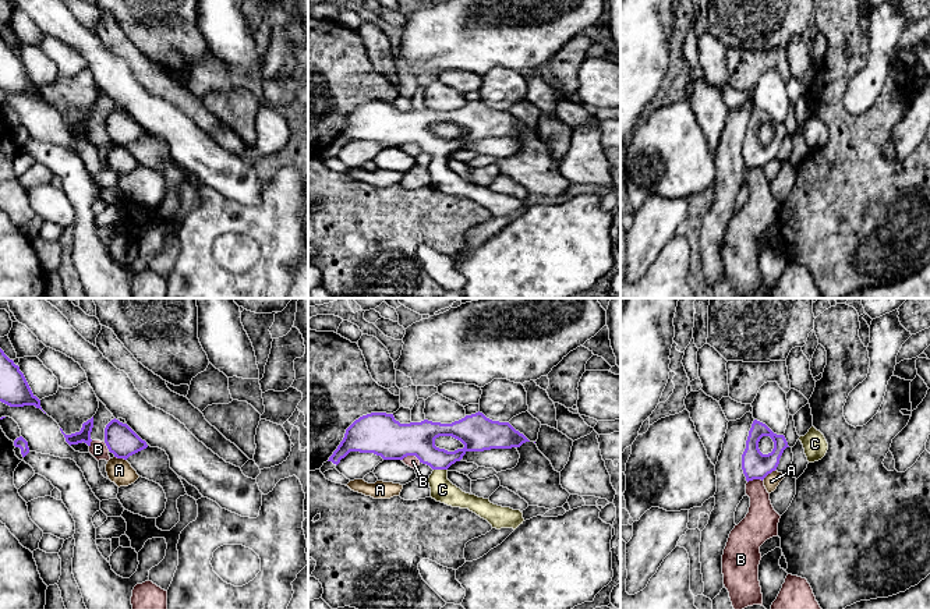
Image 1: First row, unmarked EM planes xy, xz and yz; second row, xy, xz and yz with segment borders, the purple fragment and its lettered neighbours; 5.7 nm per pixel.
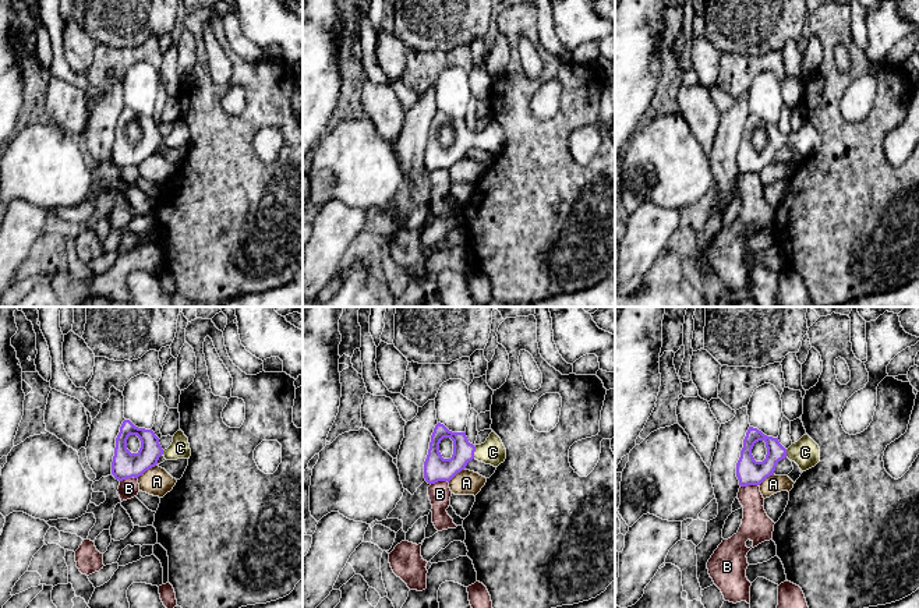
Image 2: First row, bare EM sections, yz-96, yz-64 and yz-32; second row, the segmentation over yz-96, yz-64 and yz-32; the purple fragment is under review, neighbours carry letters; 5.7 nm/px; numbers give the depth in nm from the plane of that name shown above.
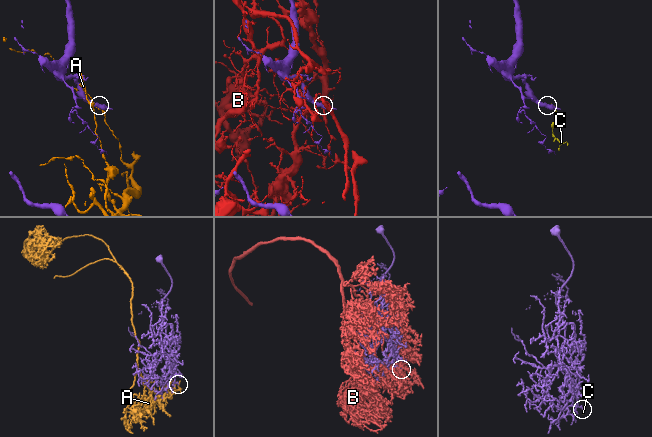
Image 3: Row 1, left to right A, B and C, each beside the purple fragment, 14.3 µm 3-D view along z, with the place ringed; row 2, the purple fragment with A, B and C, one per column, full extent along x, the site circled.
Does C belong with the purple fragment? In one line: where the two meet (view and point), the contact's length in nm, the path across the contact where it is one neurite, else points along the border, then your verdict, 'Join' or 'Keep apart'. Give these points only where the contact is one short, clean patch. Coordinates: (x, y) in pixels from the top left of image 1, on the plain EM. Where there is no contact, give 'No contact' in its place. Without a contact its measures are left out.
Touches purple at xz (441, 156). Shared border 80 nm. Path across: xz (417, 127), (441, 156), (442, 177). Join

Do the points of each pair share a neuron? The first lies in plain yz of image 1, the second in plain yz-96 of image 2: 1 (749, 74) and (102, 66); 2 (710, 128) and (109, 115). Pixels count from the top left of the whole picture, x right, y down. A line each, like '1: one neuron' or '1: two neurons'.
1: one neuron
2: two neurons

